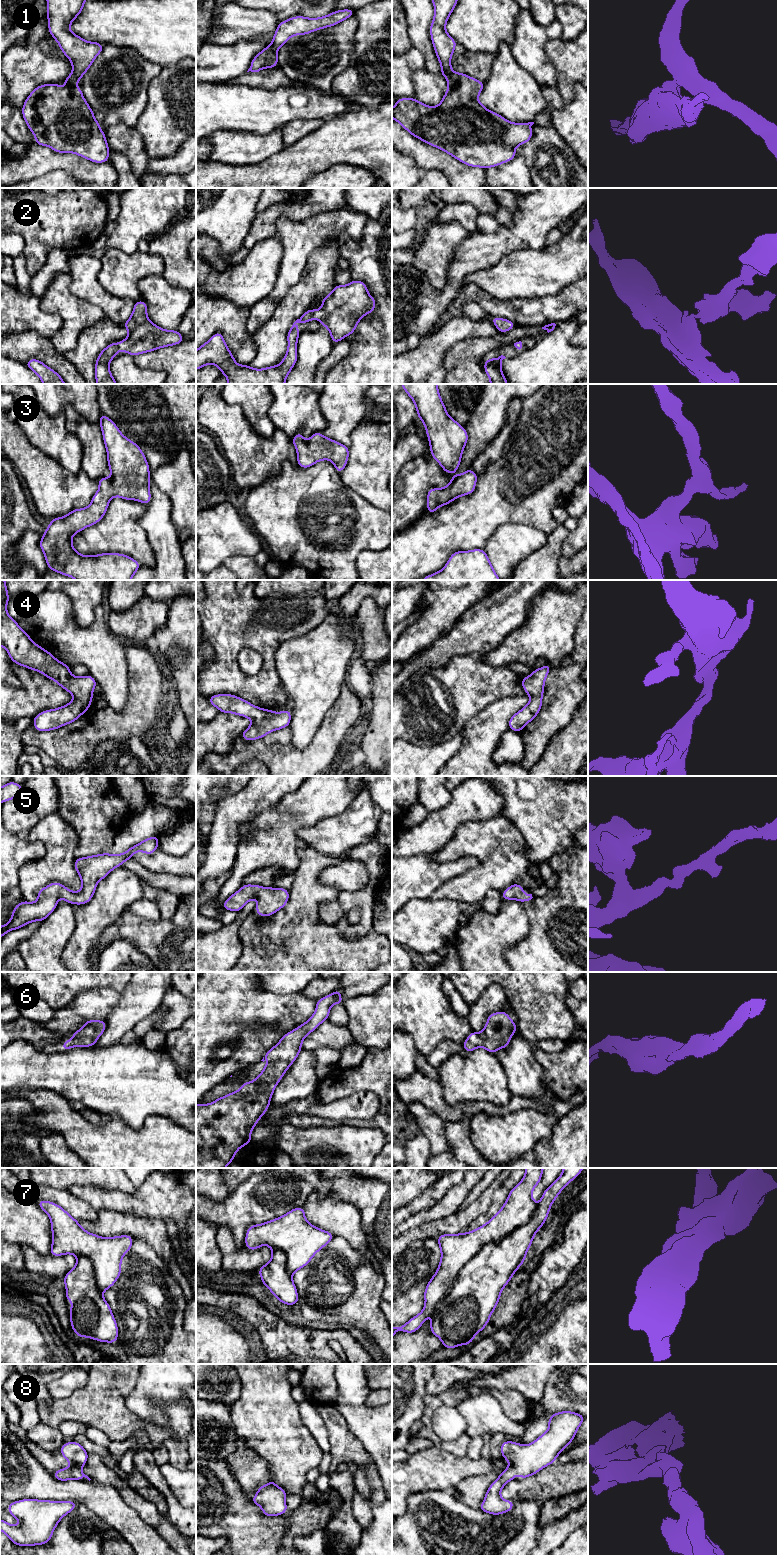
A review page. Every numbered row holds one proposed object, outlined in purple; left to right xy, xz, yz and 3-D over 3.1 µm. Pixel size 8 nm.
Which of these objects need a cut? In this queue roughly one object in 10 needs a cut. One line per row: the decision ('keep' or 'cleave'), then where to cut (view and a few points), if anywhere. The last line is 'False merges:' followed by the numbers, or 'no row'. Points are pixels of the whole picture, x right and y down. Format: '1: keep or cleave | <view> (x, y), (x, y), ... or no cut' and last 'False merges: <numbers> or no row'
1: cleave | xz (269, 46), (275, 52)
2: keep | no cut
3: keep | no cut
4: keep | no cut
5: keep | no cut
6: keep | no cut
7: cleave | yz (536, 1205), (524, 1224), (482, 1247), (461, 1269), (434, 1310)
8: keep | no cut
False merges: 1, 7

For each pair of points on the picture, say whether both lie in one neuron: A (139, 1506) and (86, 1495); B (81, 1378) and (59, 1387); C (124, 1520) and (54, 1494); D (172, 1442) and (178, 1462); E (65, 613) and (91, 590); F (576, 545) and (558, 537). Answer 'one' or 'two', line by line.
A: two
B: one
C: one
D: one
E: two
F: two

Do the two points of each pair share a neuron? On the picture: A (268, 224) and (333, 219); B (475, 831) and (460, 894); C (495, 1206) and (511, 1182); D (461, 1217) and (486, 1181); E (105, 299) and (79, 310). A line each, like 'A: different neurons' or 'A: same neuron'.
A: different neurons
B: same neuron
C: same neuron
D: different neurons
E: different neurons

